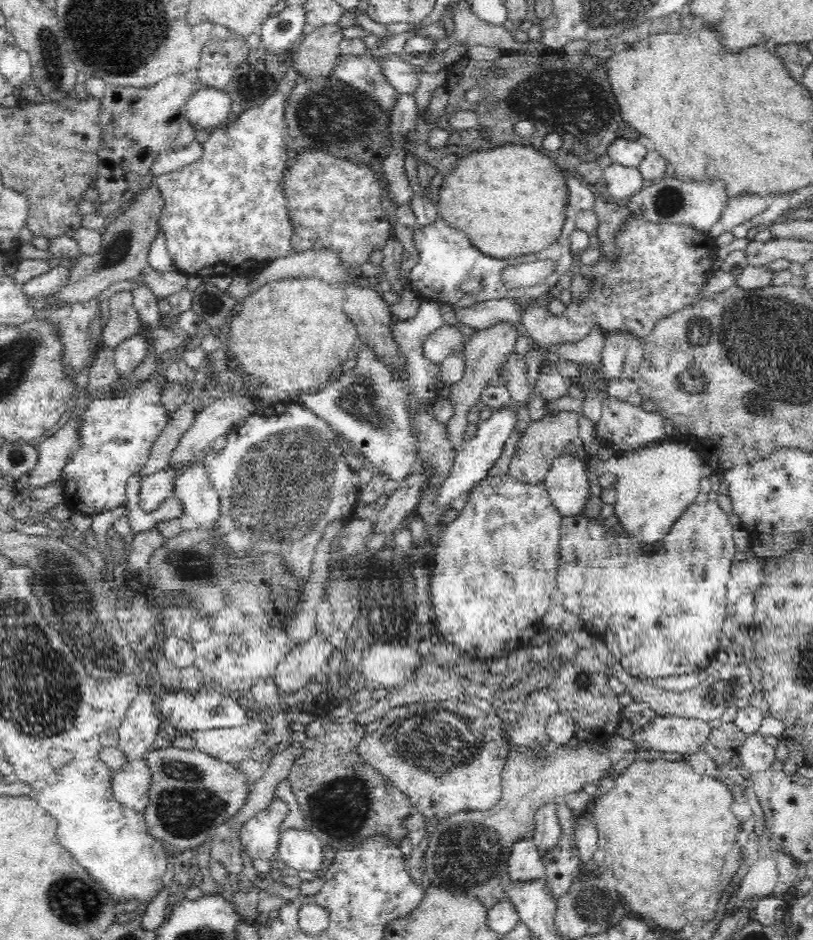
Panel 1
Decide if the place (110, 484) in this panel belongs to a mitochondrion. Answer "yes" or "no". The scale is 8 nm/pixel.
no

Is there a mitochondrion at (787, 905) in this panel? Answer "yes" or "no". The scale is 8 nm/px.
no

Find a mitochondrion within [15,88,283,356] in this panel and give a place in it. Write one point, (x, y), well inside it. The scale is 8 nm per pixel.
(256, 177)

